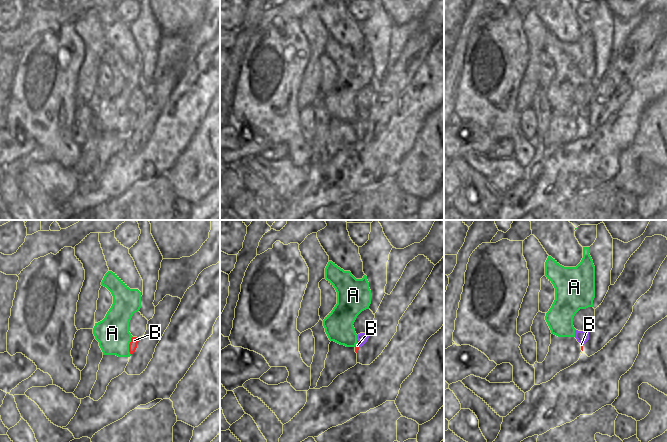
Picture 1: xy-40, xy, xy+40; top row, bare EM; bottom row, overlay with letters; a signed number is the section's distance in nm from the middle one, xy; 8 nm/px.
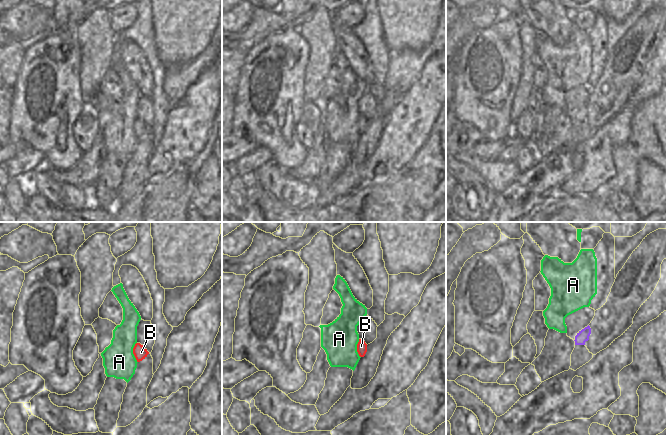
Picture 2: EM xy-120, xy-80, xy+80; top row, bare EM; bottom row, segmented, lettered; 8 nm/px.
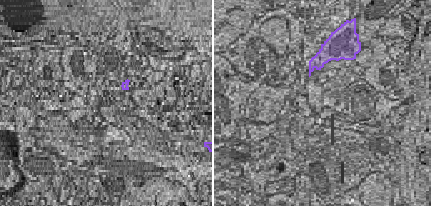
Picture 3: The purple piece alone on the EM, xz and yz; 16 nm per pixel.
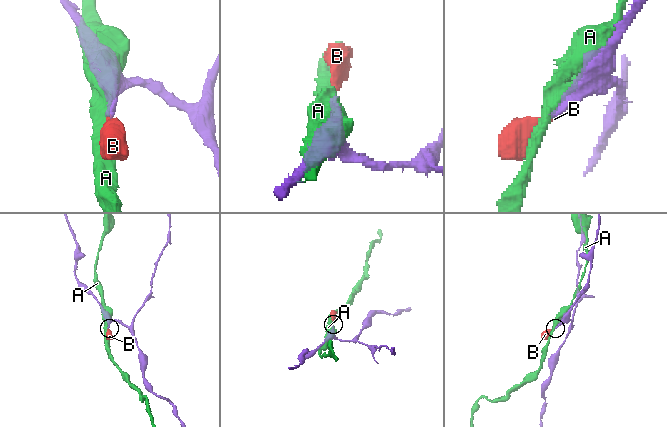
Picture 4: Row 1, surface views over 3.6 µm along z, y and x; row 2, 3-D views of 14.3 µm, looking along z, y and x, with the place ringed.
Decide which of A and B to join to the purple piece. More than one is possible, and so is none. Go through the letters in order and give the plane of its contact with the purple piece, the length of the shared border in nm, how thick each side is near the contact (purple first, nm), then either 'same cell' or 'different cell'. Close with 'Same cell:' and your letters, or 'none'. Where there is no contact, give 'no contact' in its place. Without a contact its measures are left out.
A: contact in xy+40; length 60 nm; calibres 100 and 220 nm; different cell
B: contact in xy; length 60 nm; calibres 80 and 30 nm; same cell
Same cell: B

